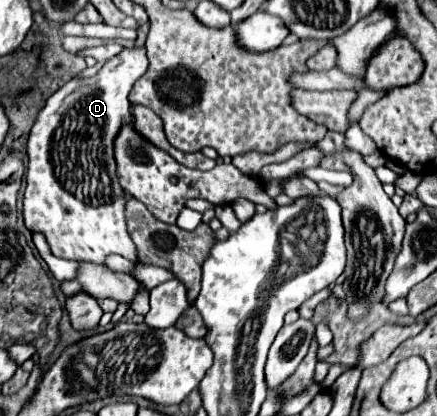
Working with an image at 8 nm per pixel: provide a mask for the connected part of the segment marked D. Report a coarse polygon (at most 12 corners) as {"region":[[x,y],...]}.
{"region":[[147,71],[71,79],[27,141],[25,225],[55,257],[137,259],[113,143]]}

